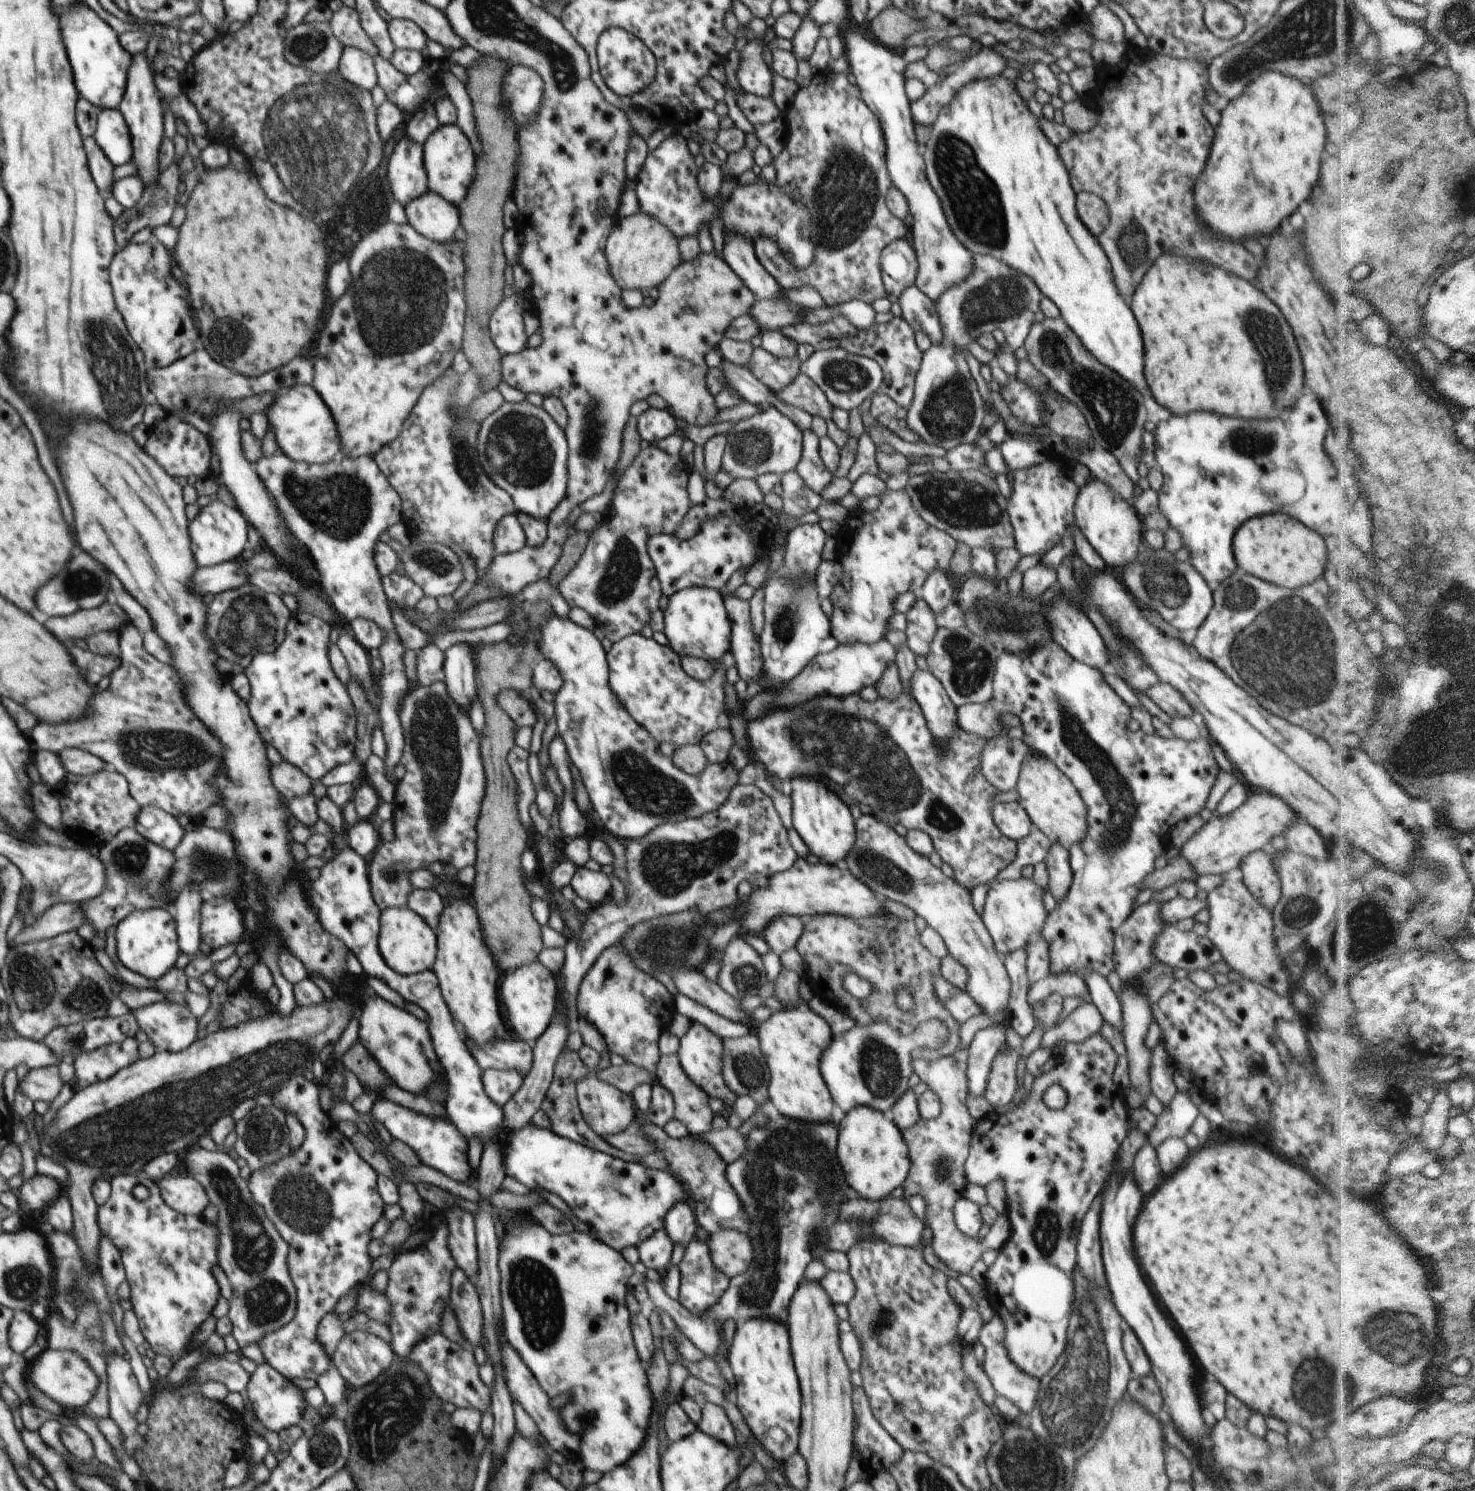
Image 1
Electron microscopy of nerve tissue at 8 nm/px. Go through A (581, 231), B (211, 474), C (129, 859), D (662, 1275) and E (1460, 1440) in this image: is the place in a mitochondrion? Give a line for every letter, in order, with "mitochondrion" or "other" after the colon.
A: other
B: other
C: mitochondrion
D: other
E: other

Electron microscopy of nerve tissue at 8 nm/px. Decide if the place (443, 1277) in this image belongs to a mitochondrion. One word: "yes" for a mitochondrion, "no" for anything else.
no

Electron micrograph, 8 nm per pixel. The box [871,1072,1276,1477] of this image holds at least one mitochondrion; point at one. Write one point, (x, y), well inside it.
(1074, 1399)

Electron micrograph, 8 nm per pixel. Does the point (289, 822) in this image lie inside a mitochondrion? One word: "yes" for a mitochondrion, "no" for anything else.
no

